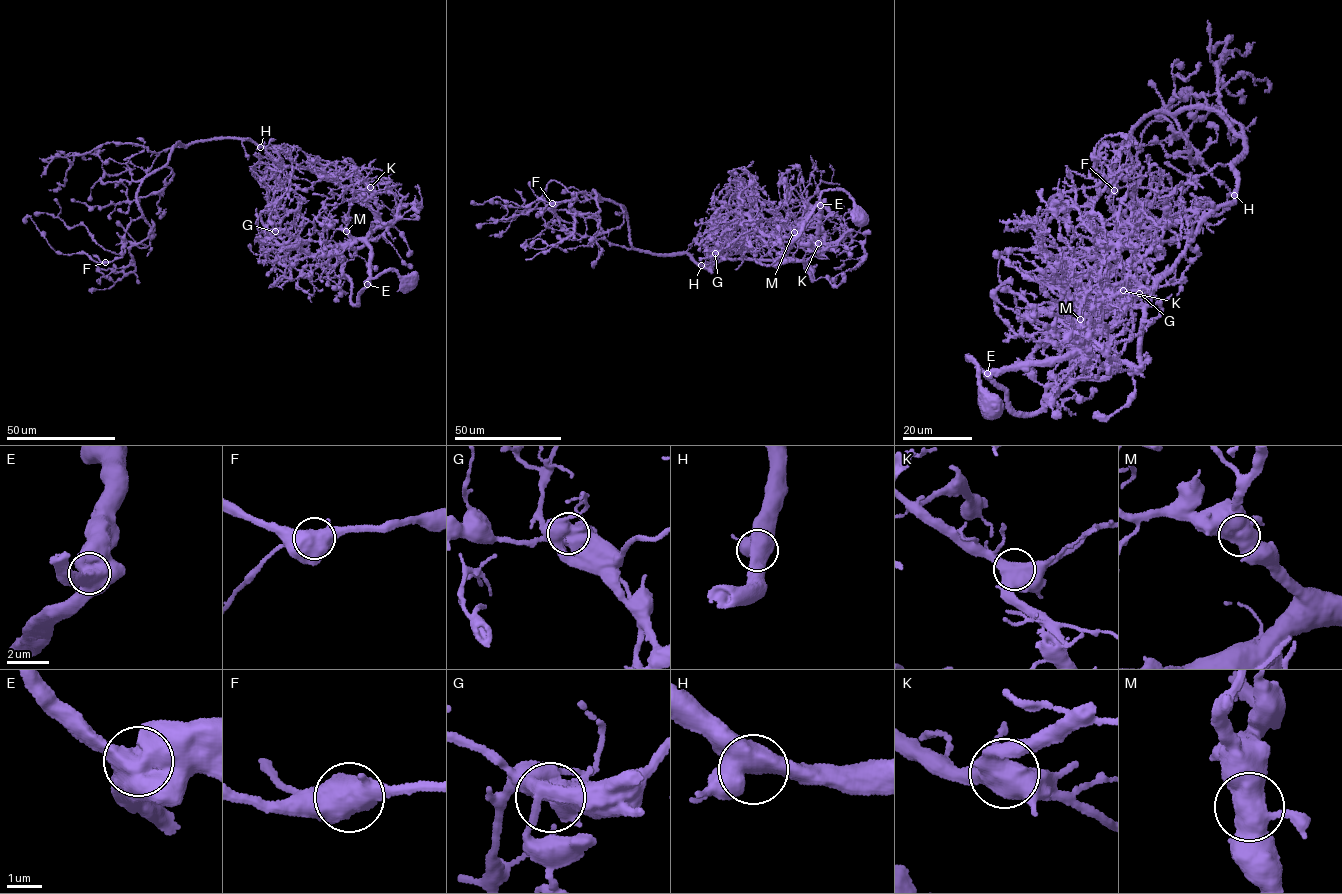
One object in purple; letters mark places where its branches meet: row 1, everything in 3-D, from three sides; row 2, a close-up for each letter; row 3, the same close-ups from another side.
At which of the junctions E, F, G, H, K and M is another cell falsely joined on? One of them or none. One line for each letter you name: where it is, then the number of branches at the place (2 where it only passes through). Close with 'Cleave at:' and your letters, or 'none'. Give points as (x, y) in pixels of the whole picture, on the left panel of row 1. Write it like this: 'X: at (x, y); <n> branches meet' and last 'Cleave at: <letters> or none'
Cleave at: none

